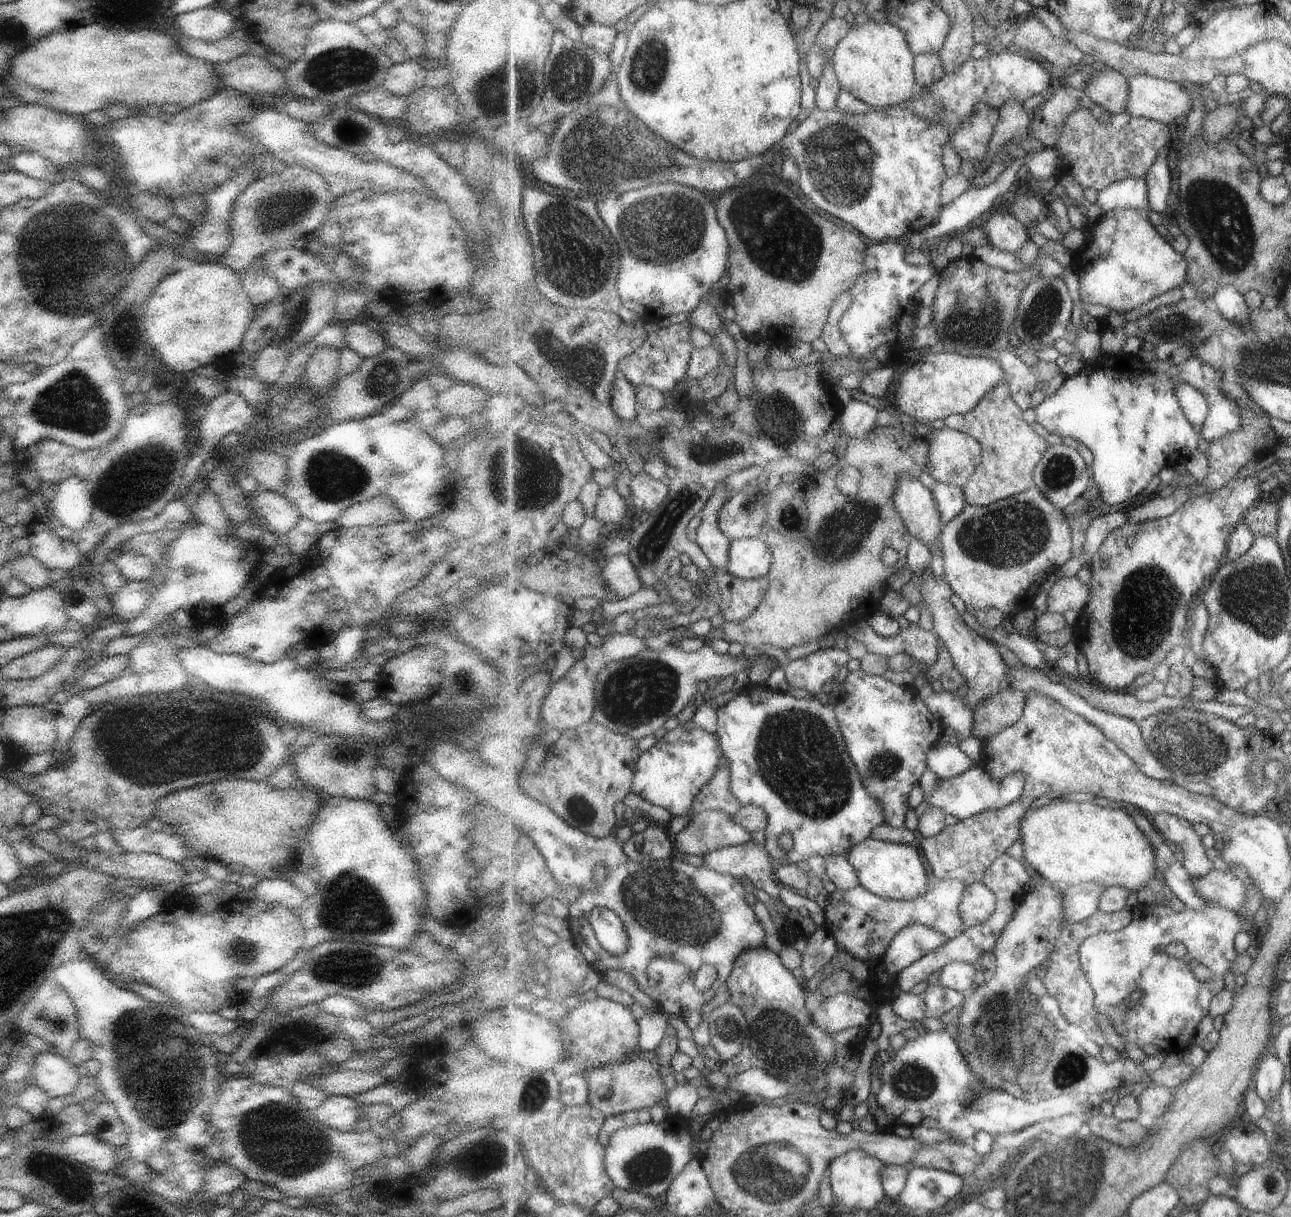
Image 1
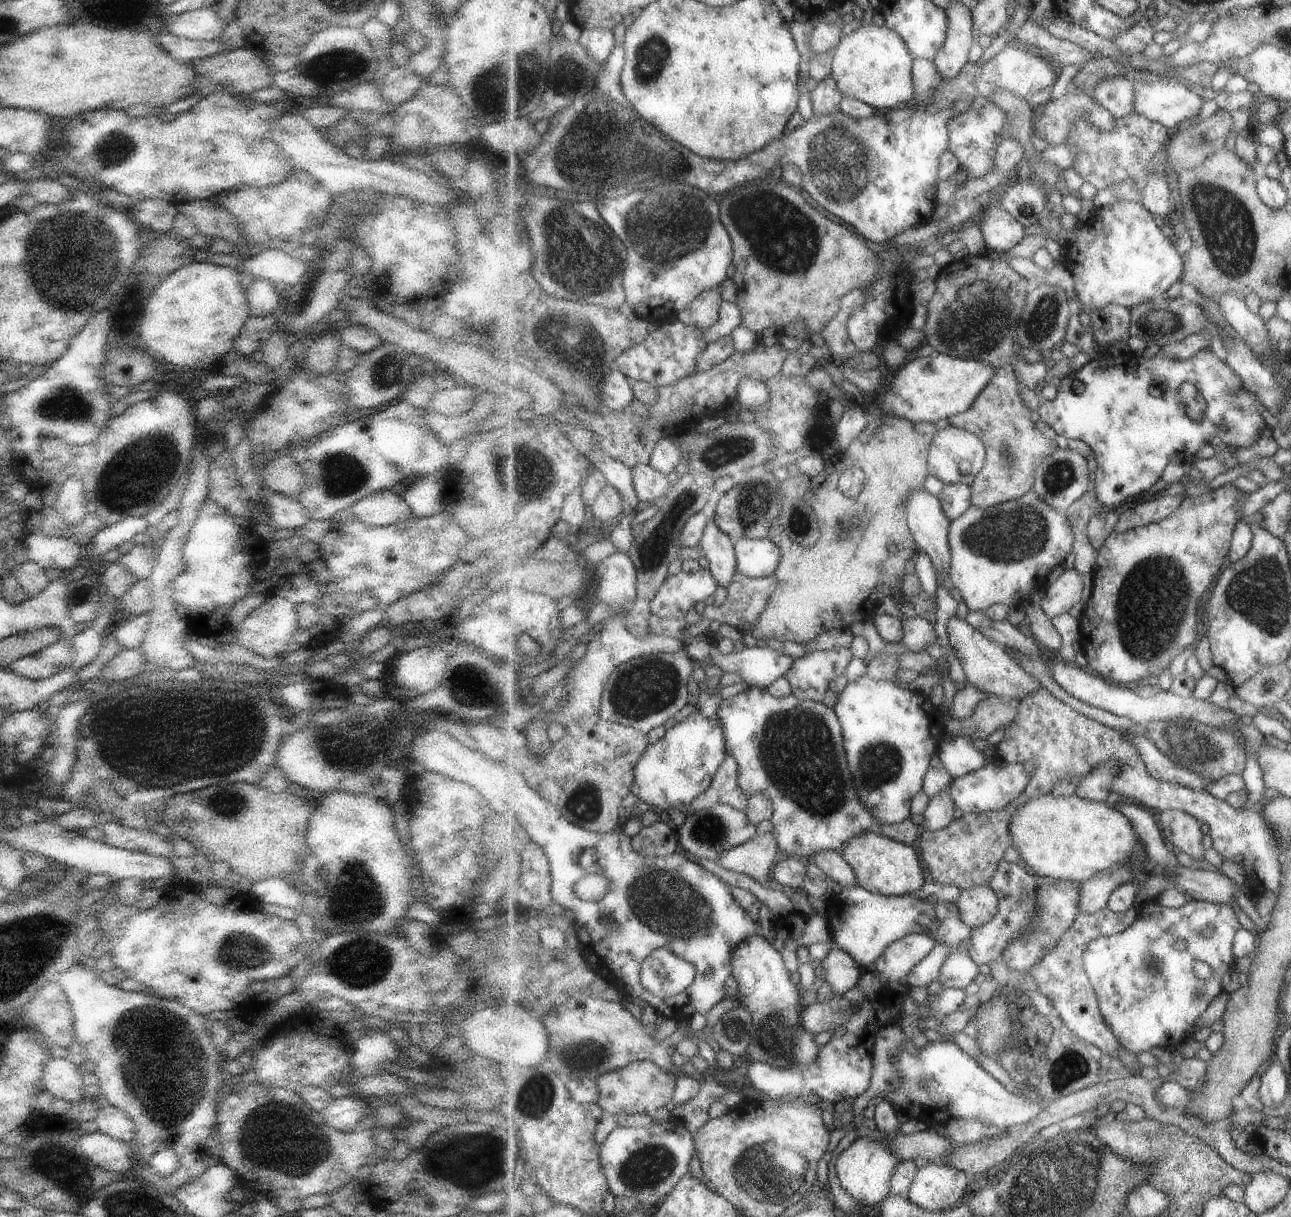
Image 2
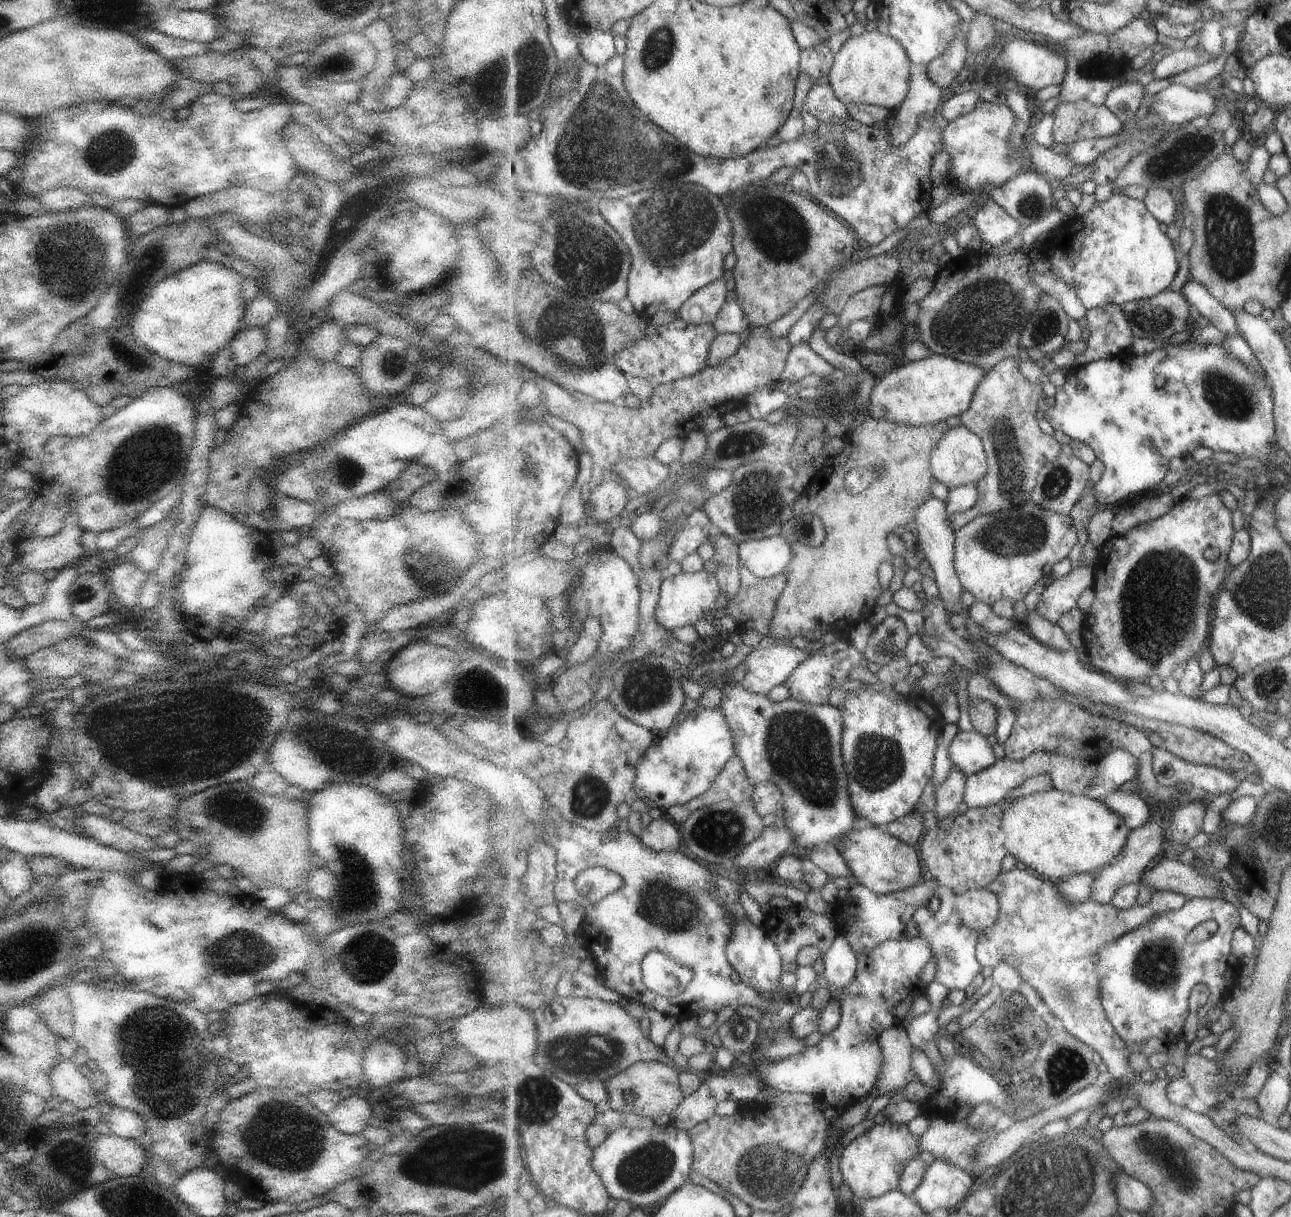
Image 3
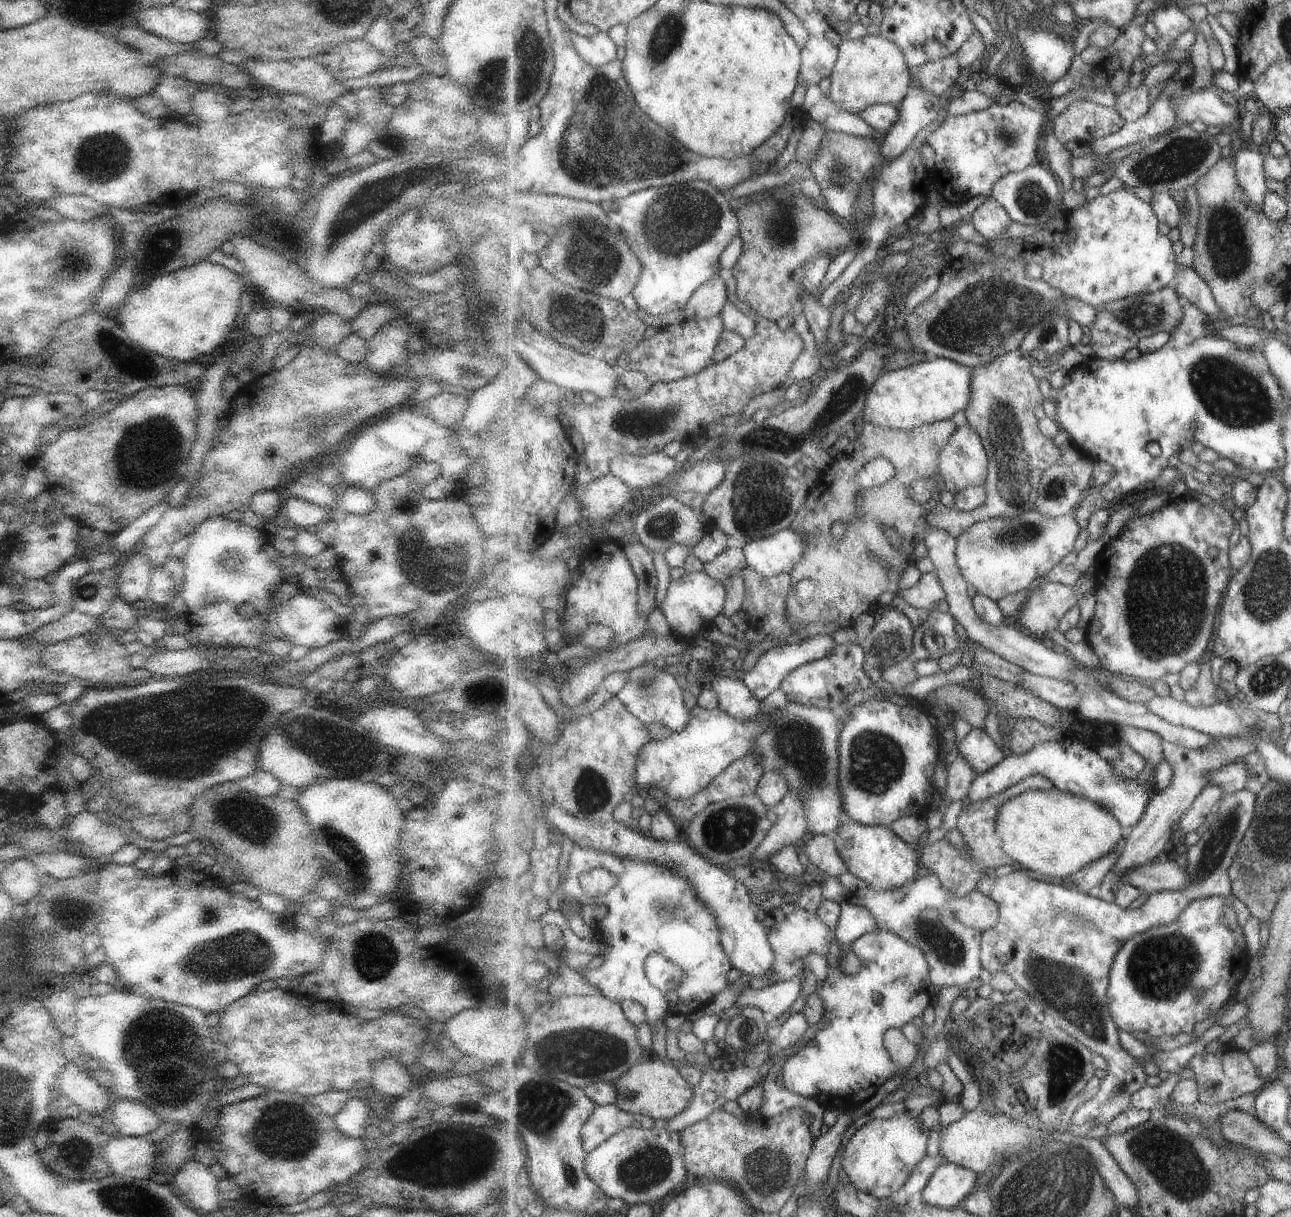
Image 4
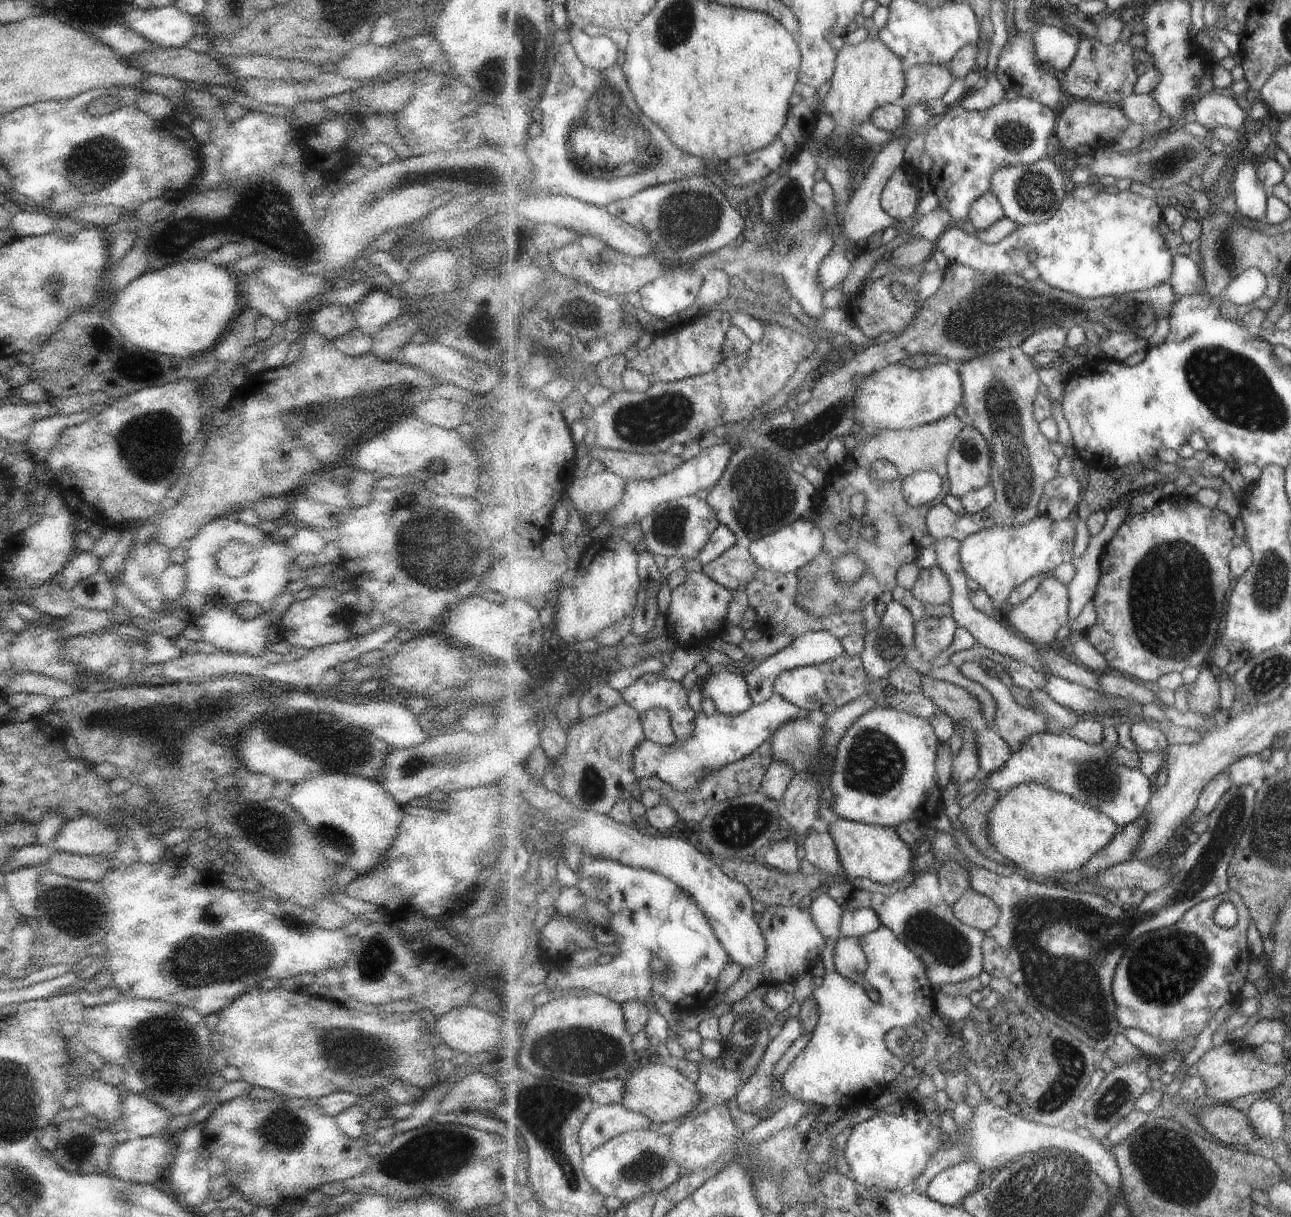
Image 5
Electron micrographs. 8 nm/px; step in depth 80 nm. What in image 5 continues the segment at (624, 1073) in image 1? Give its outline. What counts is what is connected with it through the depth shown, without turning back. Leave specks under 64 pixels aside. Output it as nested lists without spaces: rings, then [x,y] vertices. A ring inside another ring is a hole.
[[[659,1059],[642,1061],[641,1066],[632,1071],[627,1080],[627,1090],[621,1103],[631,1110],[642,1112],[653,1123],[660,1125],[693,1115],[704,1100],[703,1093],[694,1080]]]

